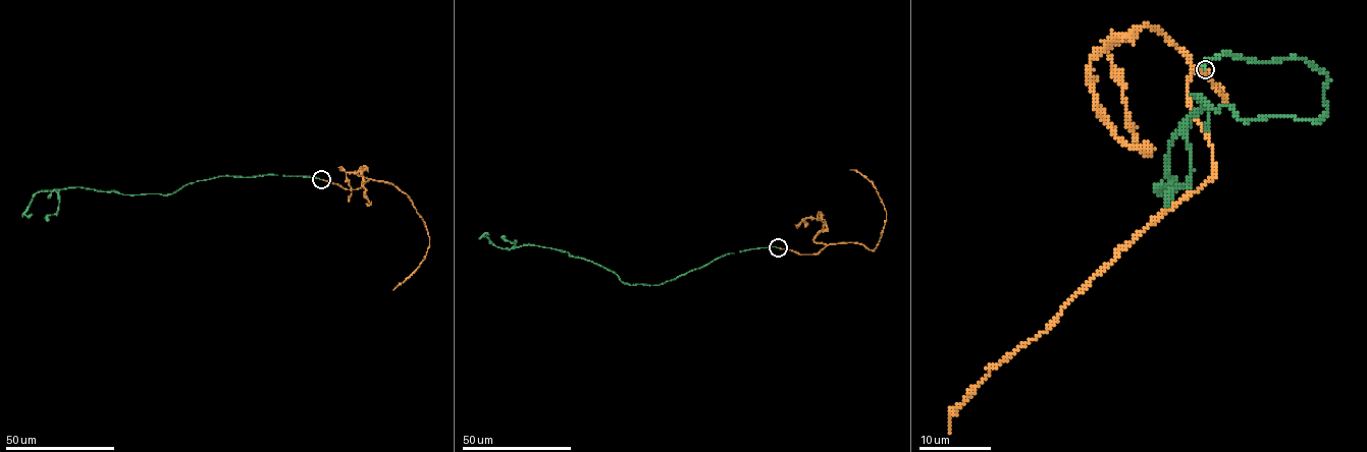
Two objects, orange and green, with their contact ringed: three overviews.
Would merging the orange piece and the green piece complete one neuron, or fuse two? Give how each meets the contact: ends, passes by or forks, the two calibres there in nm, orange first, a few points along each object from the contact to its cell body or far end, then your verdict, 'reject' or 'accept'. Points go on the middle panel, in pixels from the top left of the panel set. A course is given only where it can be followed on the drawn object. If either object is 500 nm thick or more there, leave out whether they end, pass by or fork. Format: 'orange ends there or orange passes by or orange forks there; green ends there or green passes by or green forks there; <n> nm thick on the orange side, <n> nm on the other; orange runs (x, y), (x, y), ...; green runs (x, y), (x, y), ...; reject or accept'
orange ends there; green ends there; 160 nm thick on the orange side, 180 nm on the other; orange runs (778, 247), (809, 255), (834, 243), (857, 242), (870, 250), (876, 246), (886, 211), (872, 183), (849, 170); green runs (778, 247), (725, 255), (659, 285), (631, 285), (567, 251), (535, 245), (500, 247), (481, 237), (488, 235); accept

